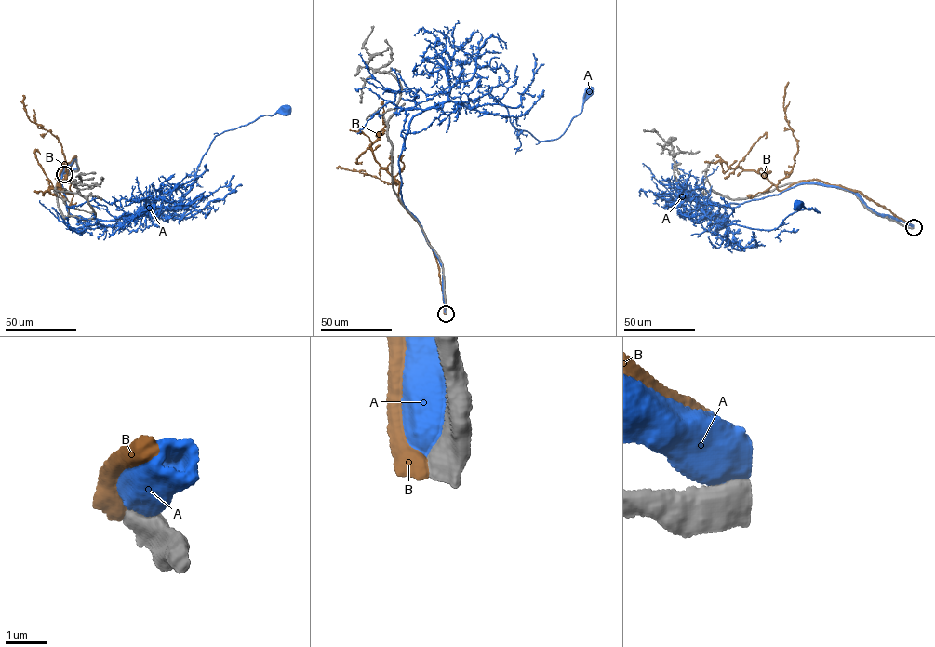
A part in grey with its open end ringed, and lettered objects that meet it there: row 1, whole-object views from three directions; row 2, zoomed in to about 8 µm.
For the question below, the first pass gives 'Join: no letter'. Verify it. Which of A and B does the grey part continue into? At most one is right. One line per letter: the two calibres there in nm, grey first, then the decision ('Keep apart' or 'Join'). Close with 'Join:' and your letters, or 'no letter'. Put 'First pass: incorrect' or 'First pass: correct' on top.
First pass: correct
A: Thickness 550 nm (grey) against 800 nm. Keep apart
B: Thickness 650 nm (grey) against 500 nm. Keep apart
Join: no letter

